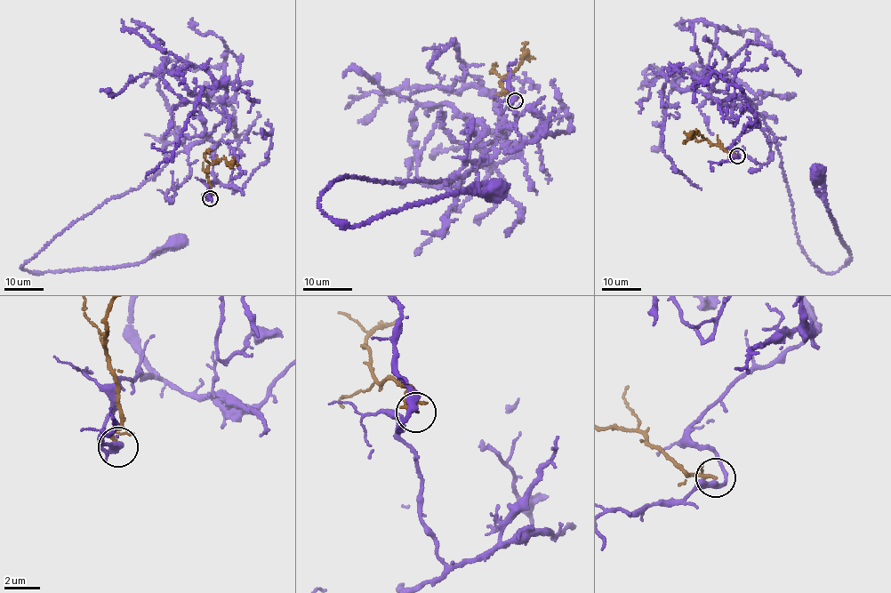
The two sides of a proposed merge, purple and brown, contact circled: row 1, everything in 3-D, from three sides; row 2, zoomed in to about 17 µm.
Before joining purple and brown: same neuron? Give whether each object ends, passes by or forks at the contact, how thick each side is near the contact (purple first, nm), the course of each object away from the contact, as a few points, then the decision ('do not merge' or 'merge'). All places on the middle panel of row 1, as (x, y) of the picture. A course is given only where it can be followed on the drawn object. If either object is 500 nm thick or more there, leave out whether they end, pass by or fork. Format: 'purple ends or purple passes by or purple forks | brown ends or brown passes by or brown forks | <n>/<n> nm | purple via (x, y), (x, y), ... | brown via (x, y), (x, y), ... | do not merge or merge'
purple passes by | brown passes by | 320/140 nm | purple via (516, 100), (522, 147), (503, 146), (451, 180), (341, 178), (318, 204), (359, 227), (494, 184) | brown via (515, 100), (513, 93), (503, 92), (501, 79), (515, 70), (521, 60), (524, 45), (527, 44) | do not merge

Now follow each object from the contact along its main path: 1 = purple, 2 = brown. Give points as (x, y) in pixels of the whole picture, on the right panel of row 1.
1: (737, 156), (731, 145), (758, 122), (742, 95), (773, 134), (798, 239), (832, 274), (850, 251), (813, 173)
2: (737, 155), (710, 144), (697, 131), (684, 140)

